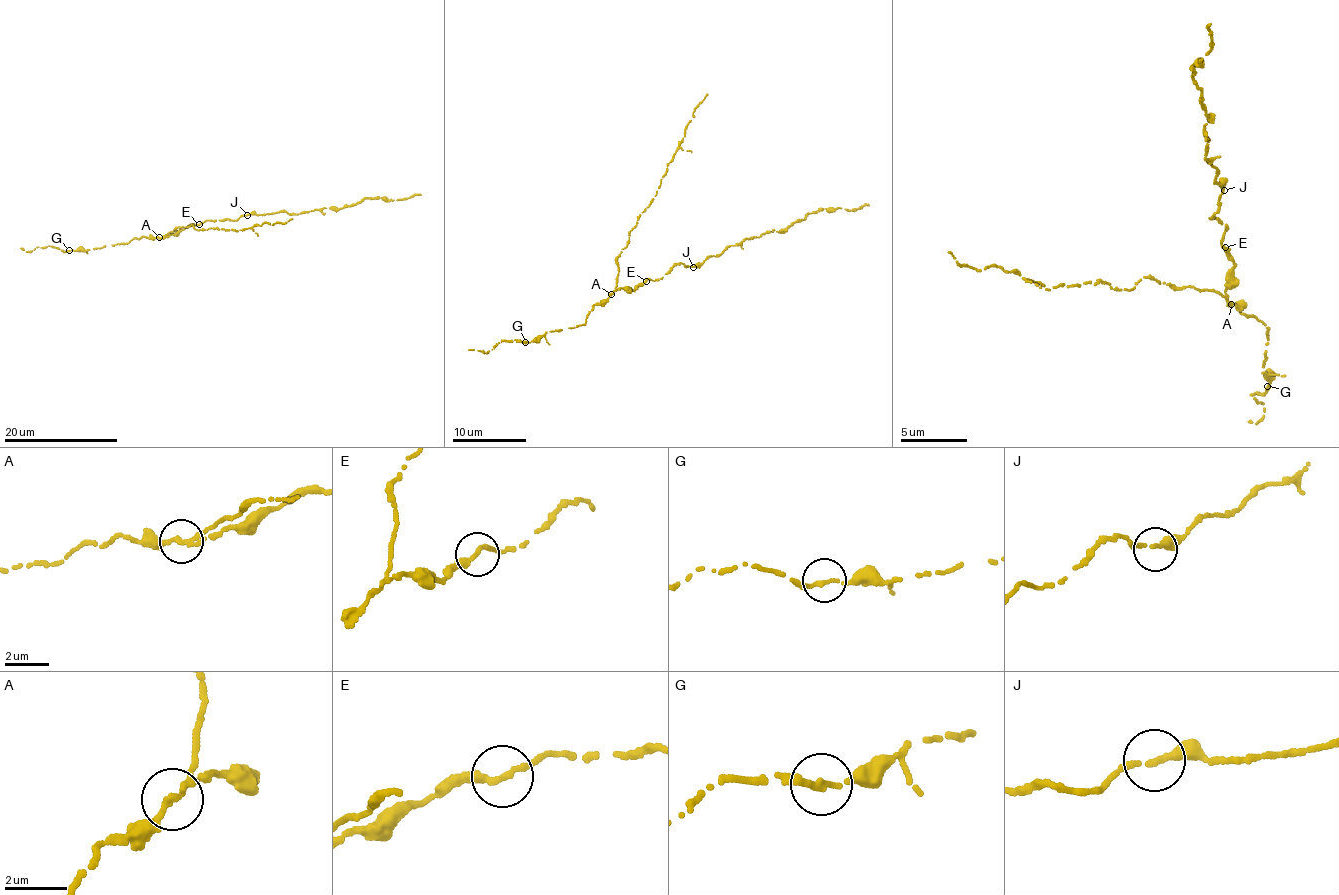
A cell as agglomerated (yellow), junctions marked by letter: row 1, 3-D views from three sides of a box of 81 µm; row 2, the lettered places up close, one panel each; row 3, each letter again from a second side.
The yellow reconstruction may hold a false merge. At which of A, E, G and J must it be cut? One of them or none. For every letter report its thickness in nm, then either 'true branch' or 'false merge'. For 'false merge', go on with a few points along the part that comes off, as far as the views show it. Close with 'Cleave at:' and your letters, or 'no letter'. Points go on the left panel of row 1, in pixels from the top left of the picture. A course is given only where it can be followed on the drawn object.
A: 220 nm | false merge | (159, 237), (193, 224), (199, 230), (221, 228), (237, 231), (292, 219)
E: 240 nm | true branch
G: 200 nm | true branch
J: 220 nm | true branch
Cleave at: A

